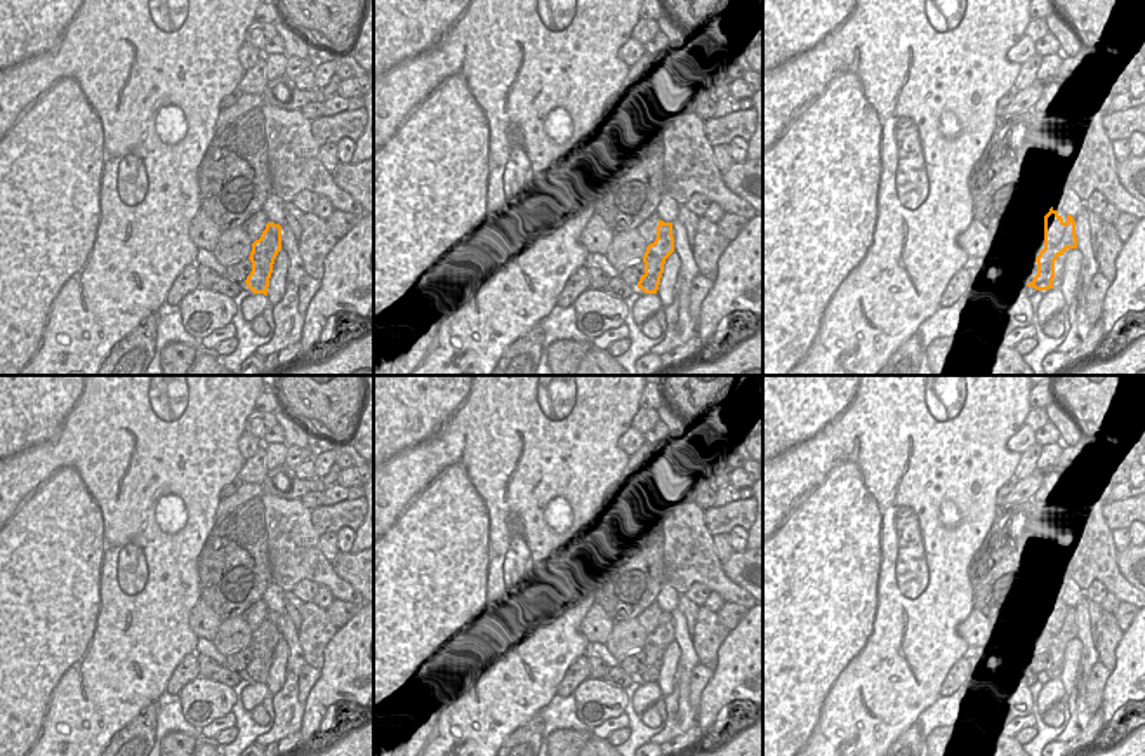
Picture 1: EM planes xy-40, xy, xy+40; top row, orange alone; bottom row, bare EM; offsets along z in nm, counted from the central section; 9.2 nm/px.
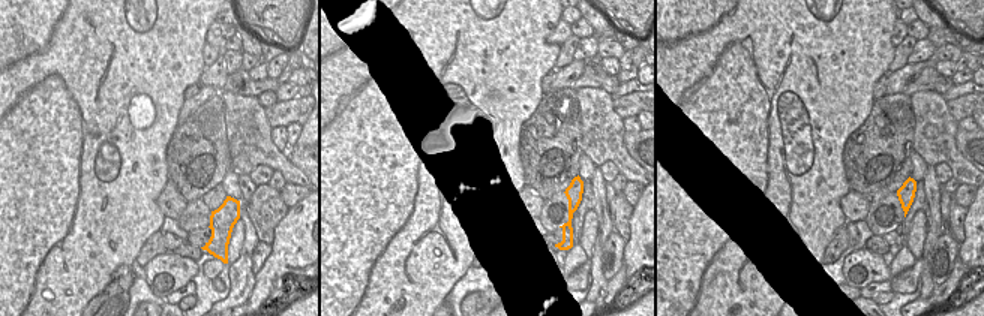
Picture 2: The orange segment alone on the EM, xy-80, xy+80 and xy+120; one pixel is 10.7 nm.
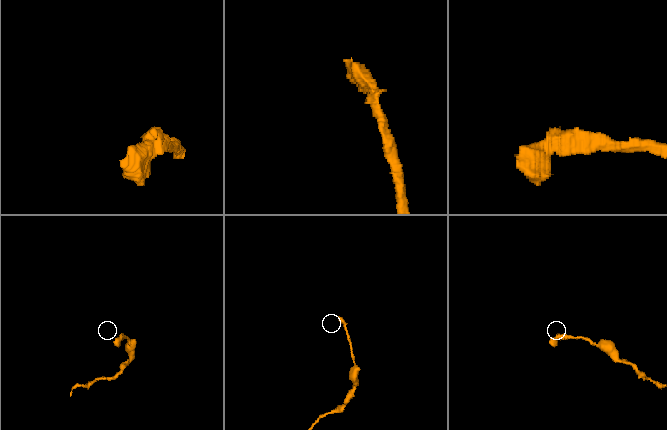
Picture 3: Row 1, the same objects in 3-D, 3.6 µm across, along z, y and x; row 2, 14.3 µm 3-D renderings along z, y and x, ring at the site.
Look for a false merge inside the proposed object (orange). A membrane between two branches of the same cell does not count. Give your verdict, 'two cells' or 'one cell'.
two cells

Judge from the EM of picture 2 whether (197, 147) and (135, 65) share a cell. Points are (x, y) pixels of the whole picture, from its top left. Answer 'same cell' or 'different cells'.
different cells

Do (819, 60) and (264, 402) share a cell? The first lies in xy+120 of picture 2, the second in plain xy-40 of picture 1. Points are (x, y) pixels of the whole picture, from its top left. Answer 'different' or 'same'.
different

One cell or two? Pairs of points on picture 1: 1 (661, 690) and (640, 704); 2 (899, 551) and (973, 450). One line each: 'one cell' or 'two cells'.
1: one cell
2: one cell

